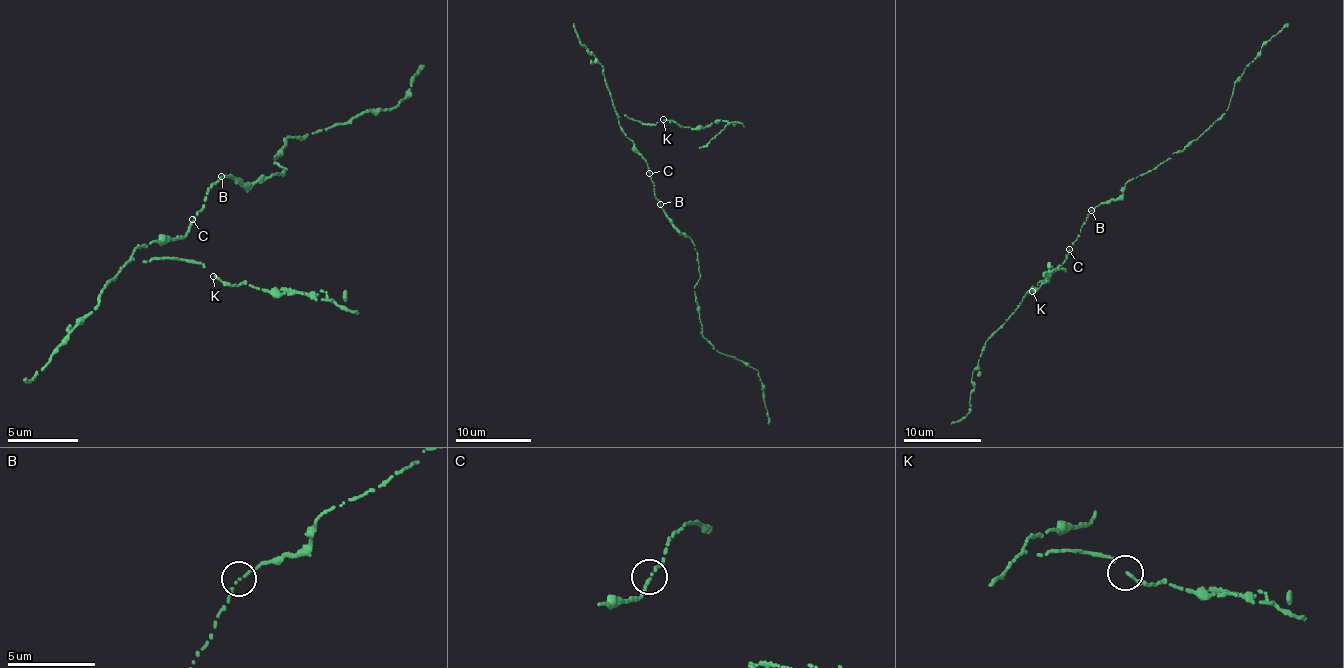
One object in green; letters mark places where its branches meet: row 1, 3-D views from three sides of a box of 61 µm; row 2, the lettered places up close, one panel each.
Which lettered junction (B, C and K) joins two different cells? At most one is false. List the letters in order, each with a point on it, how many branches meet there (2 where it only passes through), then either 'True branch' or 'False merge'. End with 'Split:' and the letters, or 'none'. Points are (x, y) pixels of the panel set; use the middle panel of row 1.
B: Place: (660, 204). Branches: 2. True branch
C: Place: (649, 173). Branches: 2. True branch
K: Place: (663, 119). Branches: 2. True branch
Split: none

